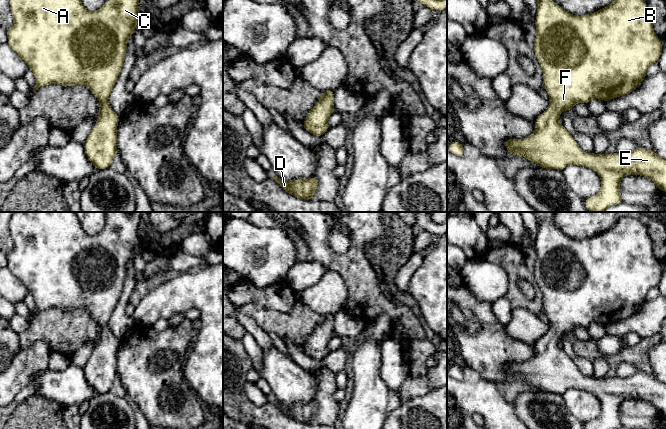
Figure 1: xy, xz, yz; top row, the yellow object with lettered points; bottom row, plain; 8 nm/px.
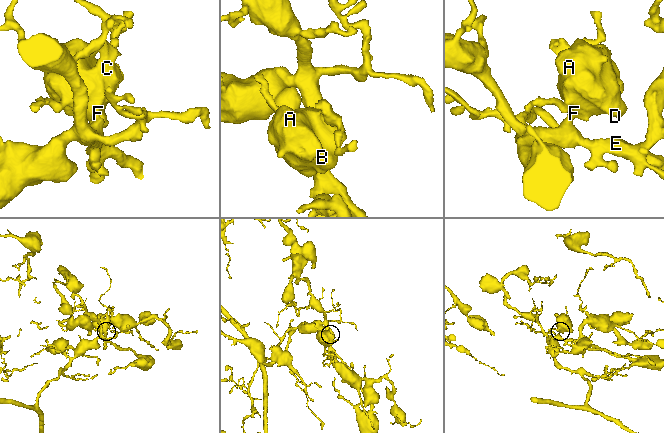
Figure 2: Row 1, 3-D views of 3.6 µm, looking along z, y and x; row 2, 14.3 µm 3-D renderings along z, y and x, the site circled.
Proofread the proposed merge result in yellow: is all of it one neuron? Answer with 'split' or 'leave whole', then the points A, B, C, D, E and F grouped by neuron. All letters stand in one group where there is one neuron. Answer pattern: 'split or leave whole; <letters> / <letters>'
leave whole; A B C D E F

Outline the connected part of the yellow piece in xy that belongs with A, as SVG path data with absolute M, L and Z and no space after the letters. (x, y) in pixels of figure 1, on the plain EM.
M15 212L10 219L13 248L6 253L7 267L31 293L36 305L33 316L49 308L86 309L100 326L99 341L84 366L85 378L97 394L109 392L117 380L116 354L120 341L109 329L108 322L123 291L127 264L133 260L140 245L138 229L143 214L145 212L111 212L112 216L119 217L119 223L105 224L104 230L95 236L83 230L75 212Z

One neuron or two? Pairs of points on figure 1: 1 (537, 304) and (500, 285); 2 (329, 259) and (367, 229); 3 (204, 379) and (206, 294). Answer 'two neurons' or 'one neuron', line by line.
1: two neurons
2: one neuron
3: one neuron

